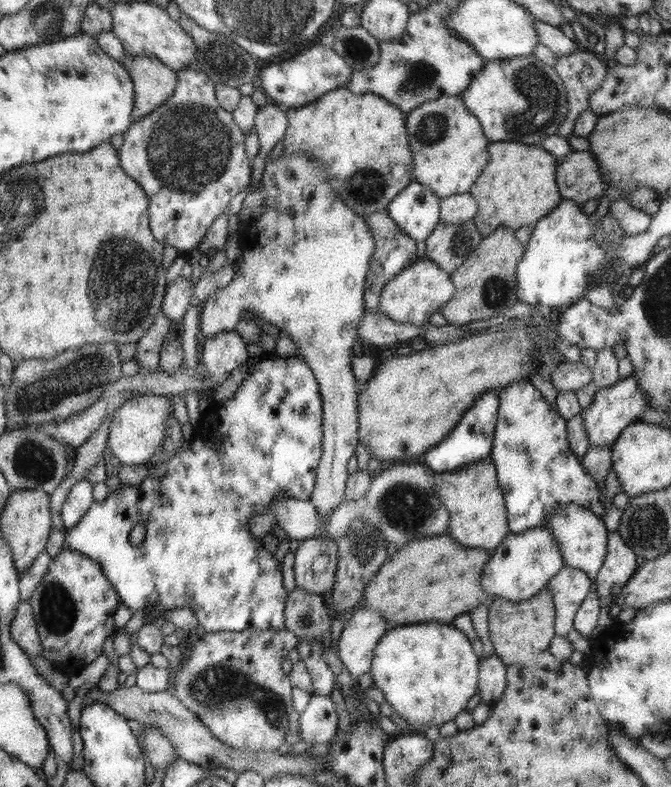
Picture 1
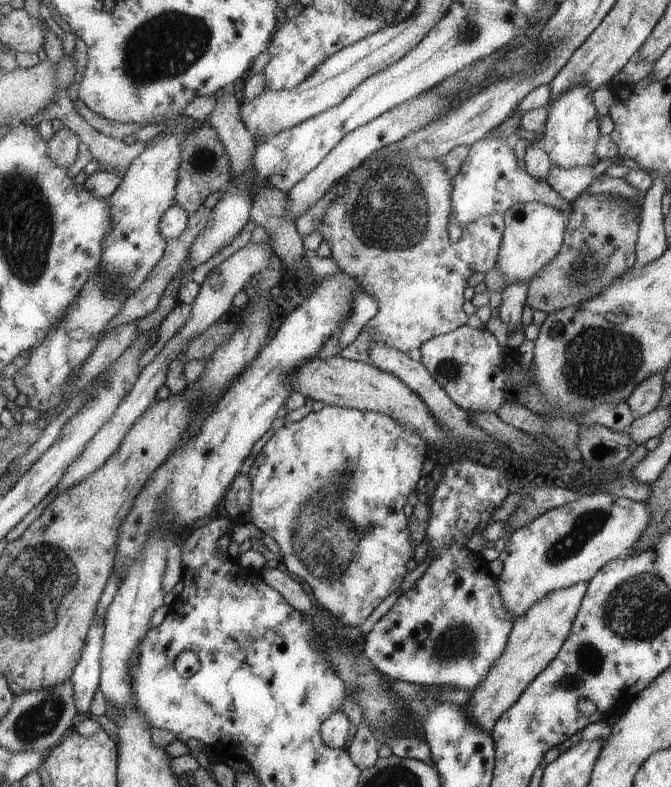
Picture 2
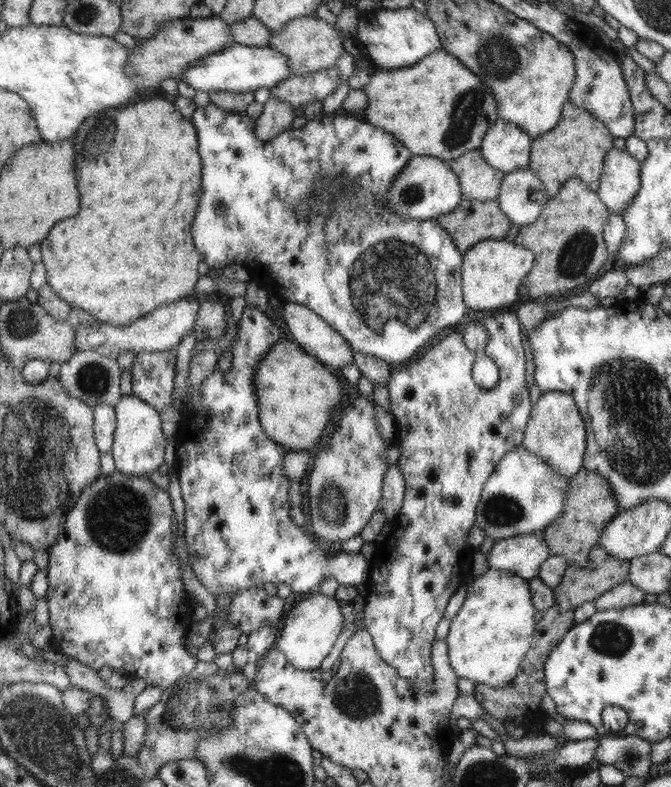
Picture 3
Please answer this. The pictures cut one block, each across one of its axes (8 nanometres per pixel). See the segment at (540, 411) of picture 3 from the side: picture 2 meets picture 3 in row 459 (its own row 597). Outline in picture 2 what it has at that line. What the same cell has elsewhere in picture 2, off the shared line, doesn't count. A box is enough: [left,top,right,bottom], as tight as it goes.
[464,584,587,732]

